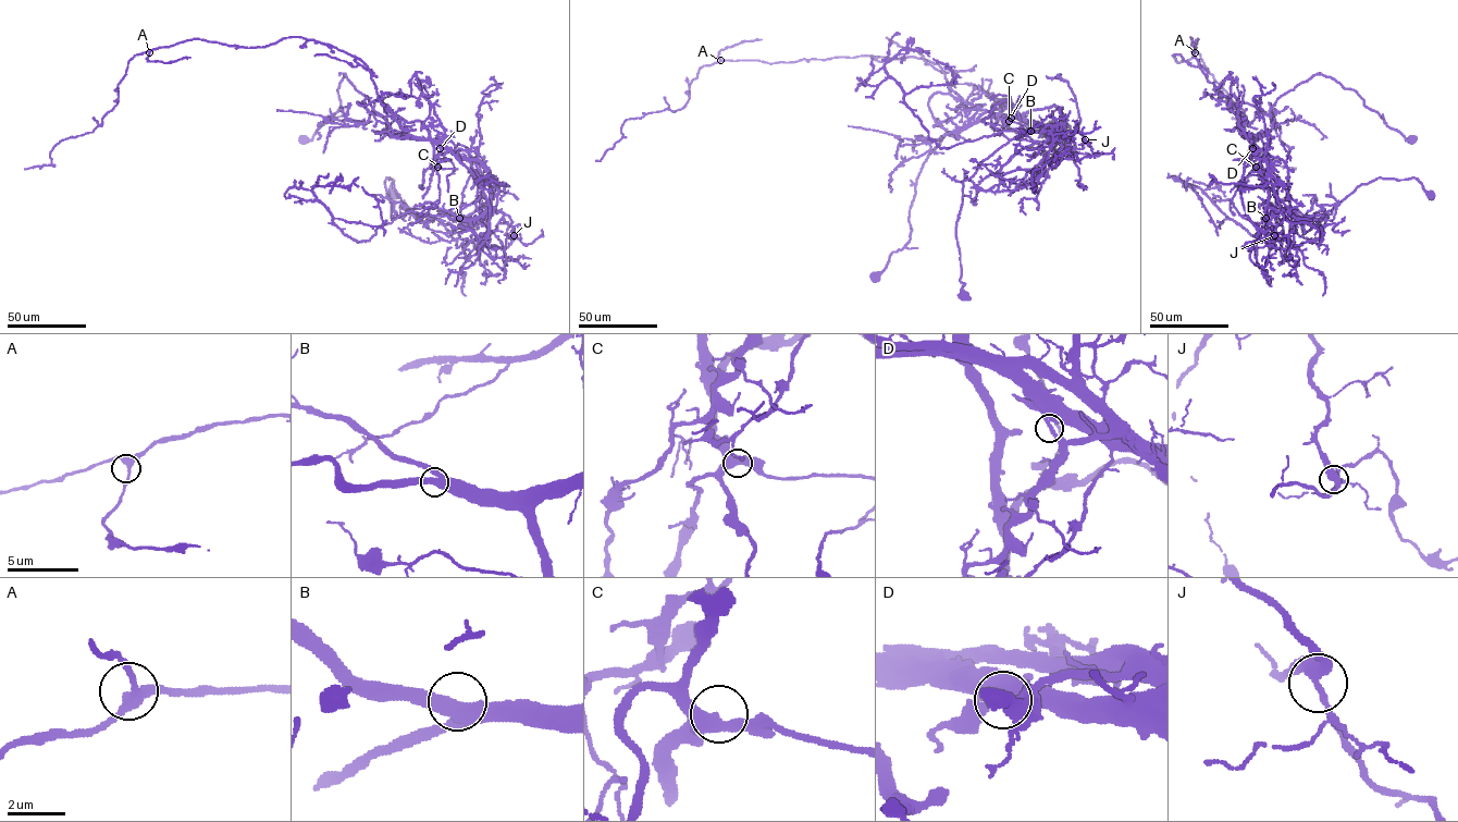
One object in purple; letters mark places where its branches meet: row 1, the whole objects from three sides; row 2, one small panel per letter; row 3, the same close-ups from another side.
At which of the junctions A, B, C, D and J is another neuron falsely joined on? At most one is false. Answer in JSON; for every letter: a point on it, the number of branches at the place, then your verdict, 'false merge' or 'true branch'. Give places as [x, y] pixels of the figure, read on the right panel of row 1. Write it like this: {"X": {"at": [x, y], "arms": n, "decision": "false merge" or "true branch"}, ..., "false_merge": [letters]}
{"A": {"at": [1195, 52], "arms": 3, "decision": "true branch"}, "B": {"at": [1265, 218], "arms": 3, "decision": "true branch"}, "C": {"at": [1256, 167], "arms": 3, "decision": "true branch"}, "D": {"at": [1252, 148], "arms": 3, "decision": "false merge"}, "J": {"at": [1274, 235], "arms": 3, "decision": "true branch"}, "false_merge": ["D"]}

